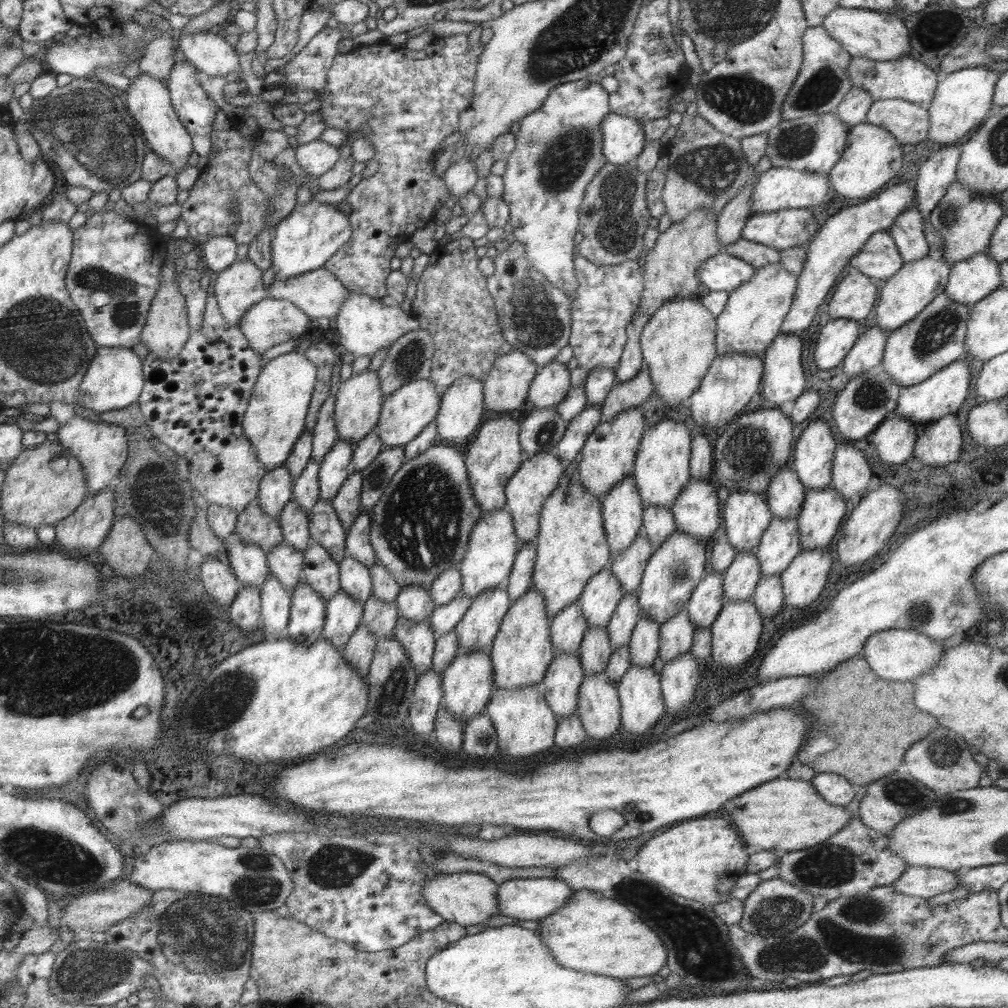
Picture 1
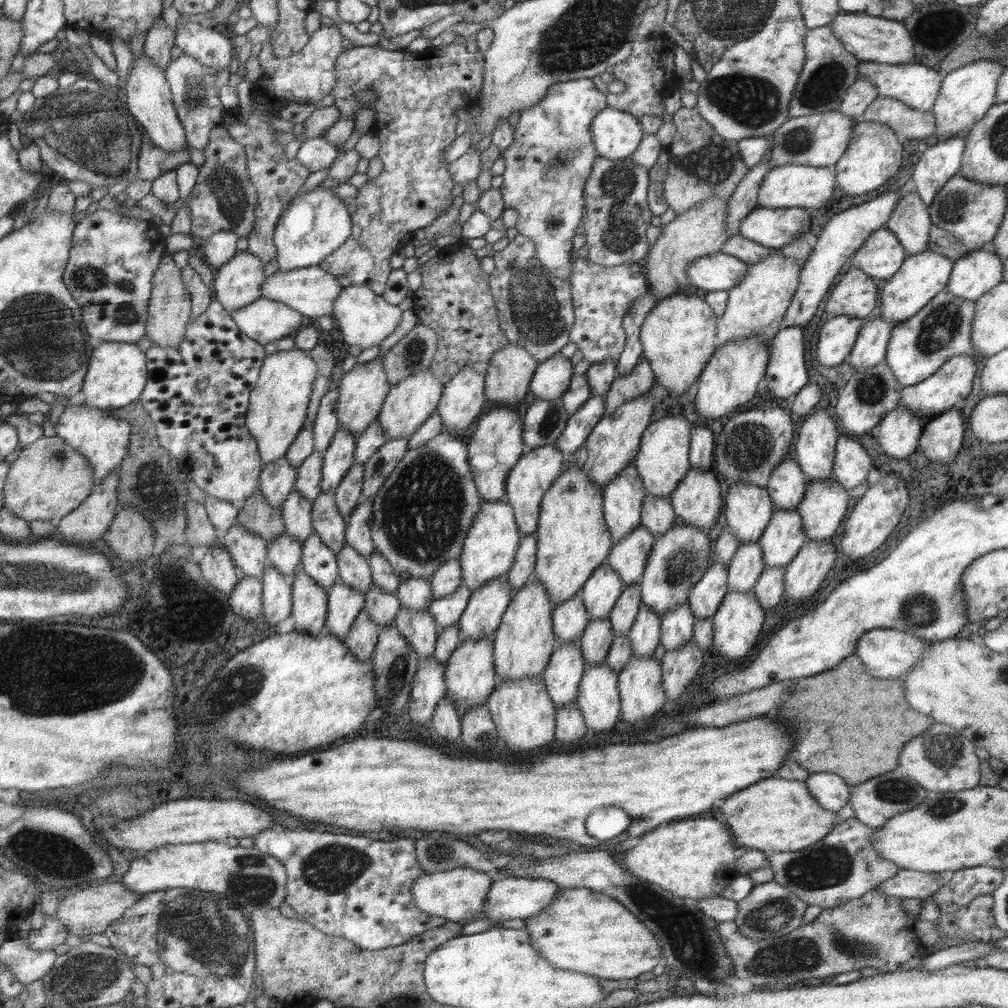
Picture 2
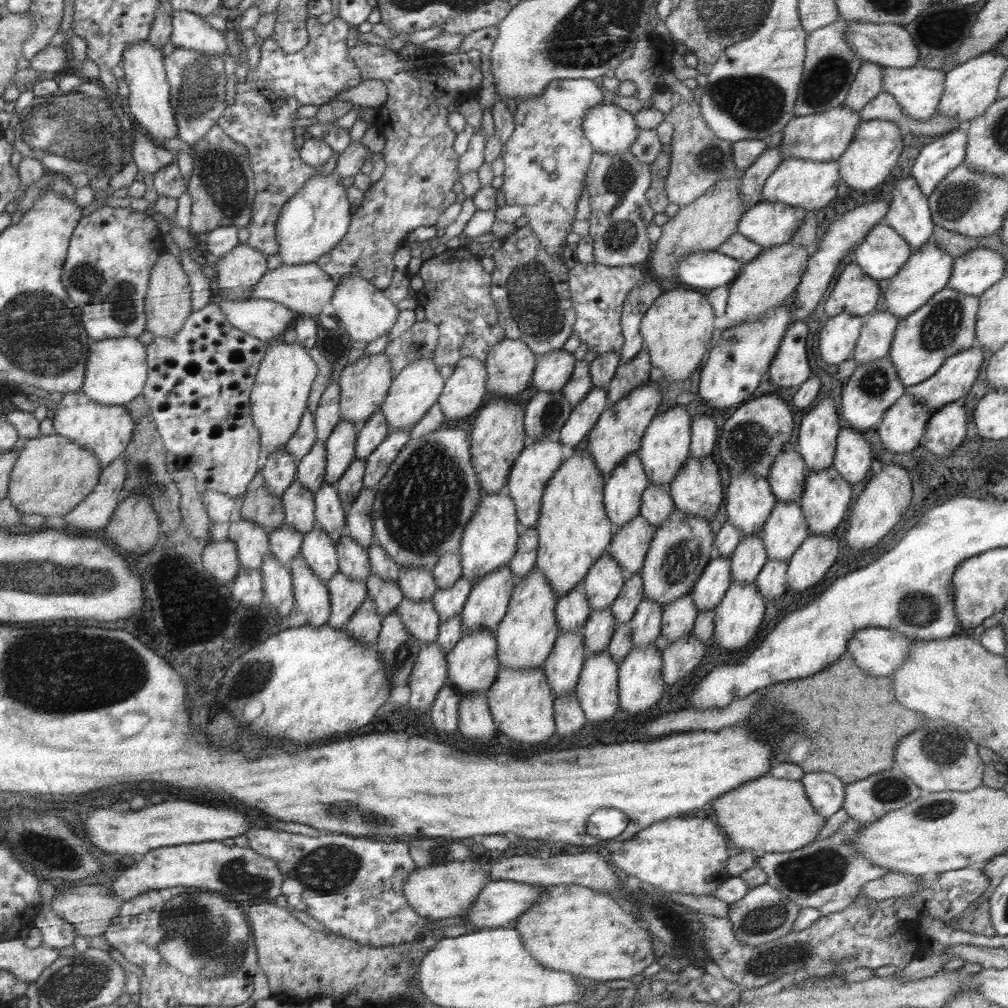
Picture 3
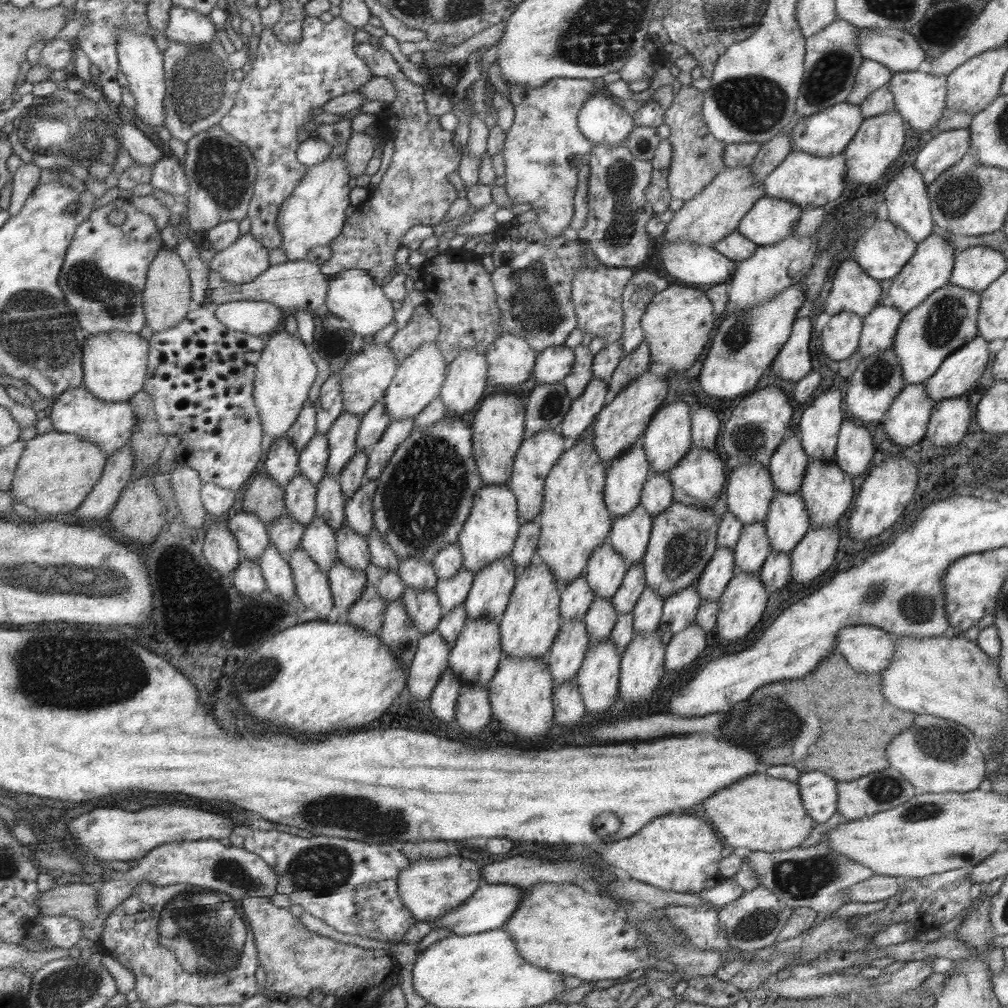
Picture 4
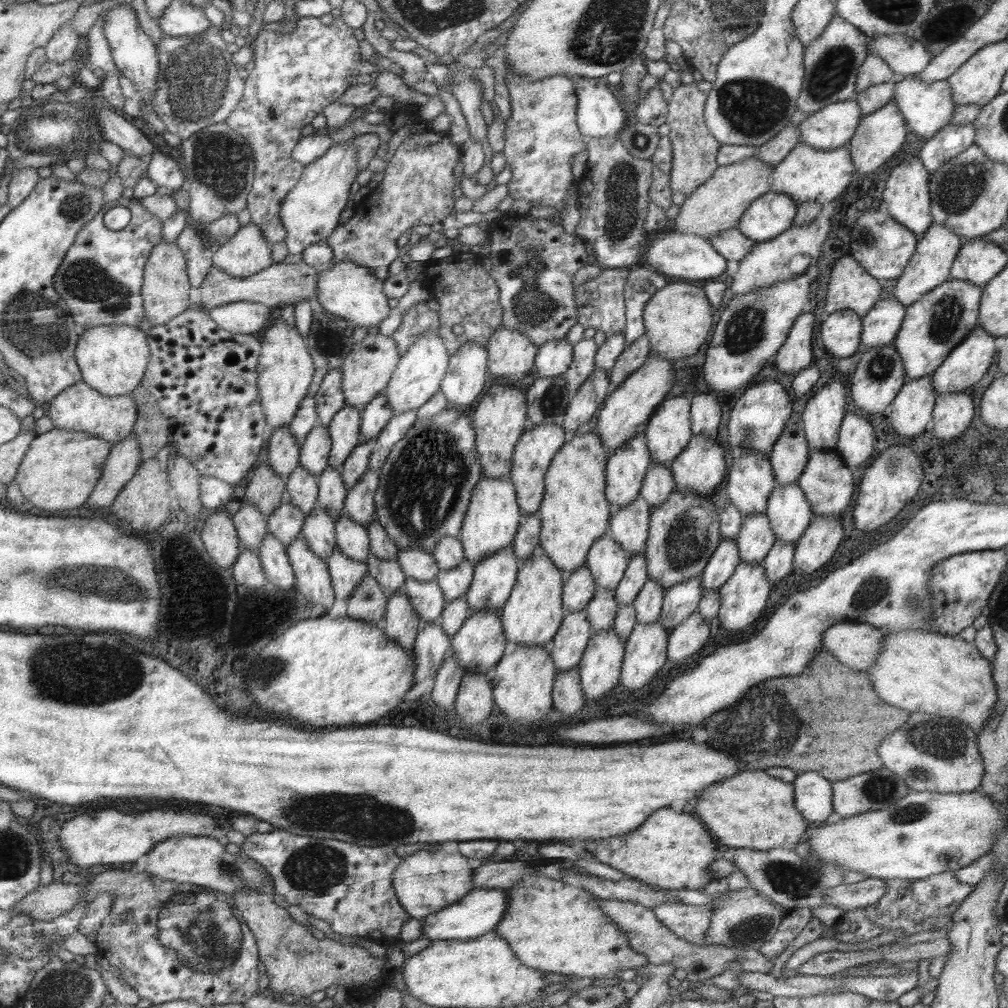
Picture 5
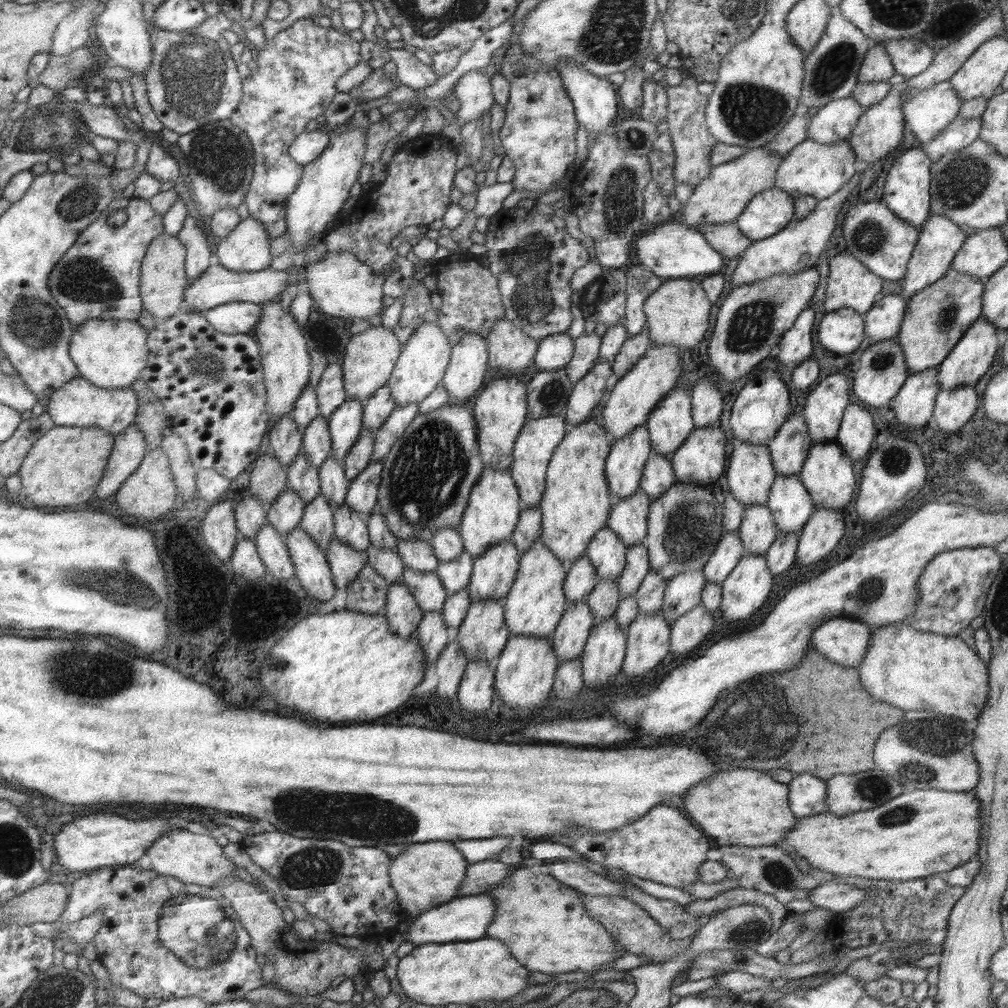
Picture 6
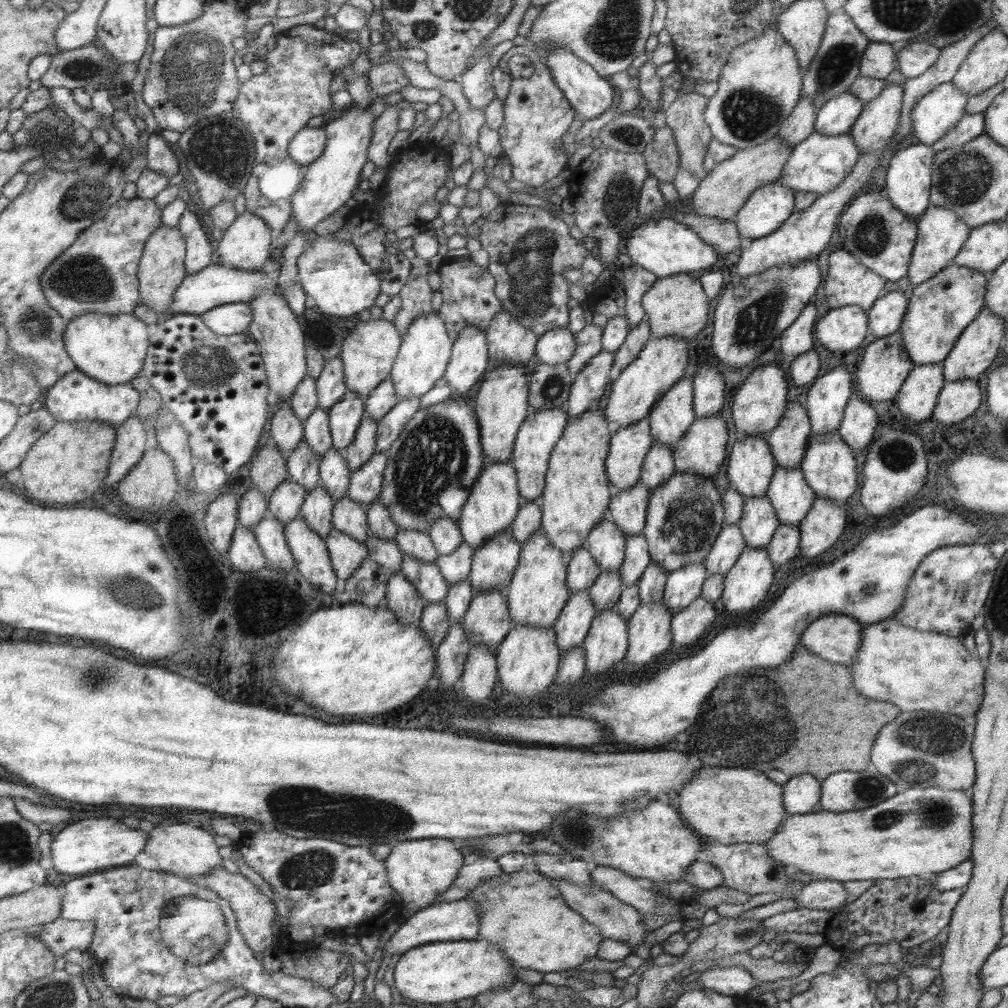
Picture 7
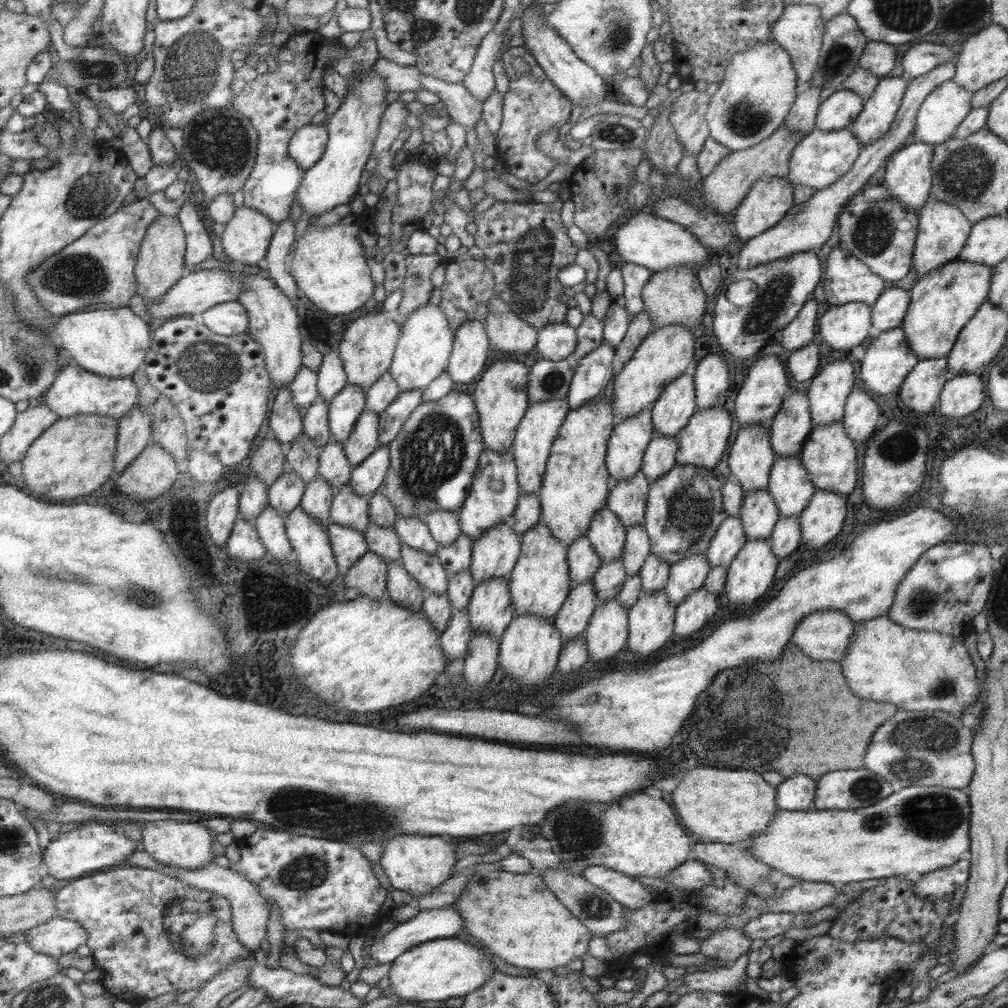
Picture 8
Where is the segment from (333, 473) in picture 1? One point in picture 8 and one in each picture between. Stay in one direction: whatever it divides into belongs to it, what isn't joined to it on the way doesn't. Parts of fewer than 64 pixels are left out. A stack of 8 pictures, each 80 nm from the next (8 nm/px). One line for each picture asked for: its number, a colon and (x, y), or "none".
2: (337, 458)
3: (340, 443)
4: (341, 436)
5: (343, 428)
6: (345, 422)
7: (344, 416)
8: (344, 407)

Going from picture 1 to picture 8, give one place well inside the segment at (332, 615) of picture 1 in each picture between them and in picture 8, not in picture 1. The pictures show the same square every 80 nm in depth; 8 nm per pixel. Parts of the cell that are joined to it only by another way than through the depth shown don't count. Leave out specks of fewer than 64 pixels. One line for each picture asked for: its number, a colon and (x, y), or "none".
2: (344, 602)
3: (345, 595)
4: (345, 584)
5: (344, 573)
6: (344, 562)
7: (345, 553)
8: (347, 545)

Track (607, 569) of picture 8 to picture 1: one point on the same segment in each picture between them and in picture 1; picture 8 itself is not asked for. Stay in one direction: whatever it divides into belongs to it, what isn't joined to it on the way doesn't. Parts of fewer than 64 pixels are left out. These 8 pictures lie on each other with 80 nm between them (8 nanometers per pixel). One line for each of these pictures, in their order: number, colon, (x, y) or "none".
1: (594, 651)
2: (596, 638)
3: (598, 628)
4: (601, 615)
5: (601, 609)
6: (603, 598)
7: (604, 592)

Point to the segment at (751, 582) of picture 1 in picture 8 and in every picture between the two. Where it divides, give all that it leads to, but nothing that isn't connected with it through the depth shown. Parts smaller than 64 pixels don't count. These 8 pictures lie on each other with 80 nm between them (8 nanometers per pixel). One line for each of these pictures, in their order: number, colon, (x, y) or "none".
2: (743, 569)
3: (749, 556)
4: (752, 547)
5: (754, 539)
6: (757, 530)
7: (758, 522)
8: (758, 514)

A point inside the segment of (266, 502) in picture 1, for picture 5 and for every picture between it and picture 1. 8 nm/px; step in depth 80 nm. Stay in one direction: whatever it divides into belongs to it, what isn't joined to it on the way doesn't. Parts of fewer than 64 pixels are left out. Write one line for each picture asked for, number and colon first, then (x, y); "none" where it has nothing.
2: (276, 478)
3: (279, 470)
4: (281, 464)
5: (283, 450)

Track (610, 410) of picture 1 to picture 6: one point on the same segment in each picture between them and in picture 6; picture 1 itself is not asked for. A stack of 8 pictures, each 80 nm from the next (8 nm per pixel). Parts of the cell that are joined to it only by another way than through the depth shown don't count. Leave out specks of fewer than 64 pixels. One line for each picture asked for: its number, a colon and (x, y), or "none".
2: (638, 380)
3: (629, 375)
4: (630, 365)
5: (633, 355)
6: (631, 350)

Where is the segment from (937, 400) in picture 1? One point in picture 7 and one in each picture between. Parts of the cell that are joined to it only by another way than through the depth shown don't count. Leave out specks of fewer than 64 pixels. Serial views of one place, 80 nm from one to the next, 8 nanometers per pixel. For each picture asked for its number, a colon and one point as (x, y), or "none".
2: (950, 383)
3: (954, 377)
4: (961, 368)
5: (968, 361)
6: (968, 360)
7: (976, 347)

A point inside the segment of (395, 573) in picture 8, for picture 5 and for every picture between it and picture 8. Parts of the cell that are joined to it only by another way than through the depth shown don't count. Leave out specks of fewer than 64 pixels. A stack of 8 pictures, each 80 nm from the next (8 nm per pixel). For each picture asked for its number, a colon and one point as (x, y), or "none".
5: (400, 623)
6: (402, 613)
7: (401, 597)

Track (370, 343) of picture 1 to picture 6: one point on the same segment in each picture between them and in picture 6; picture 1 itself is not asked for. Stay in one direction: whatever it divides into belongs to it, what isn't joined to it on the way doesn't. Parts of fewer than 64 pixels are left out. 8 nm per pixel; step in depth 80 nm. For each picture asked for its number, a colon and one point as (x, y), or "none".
2: (364, 318)
3: (364, 311)
4: (352, 295)
5: (349, 291)
6: (339, 284)

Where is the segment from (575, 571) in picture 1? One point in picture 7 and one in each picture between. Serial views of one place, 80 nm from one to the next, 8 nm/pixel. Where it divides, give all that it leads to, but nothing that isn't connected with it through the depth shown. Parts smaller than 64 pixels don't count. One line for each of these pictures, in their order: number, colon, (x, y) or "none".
2: (572, 540)
3: (573, 531)
4: (573, 519)
5: (574, 512)
6: (575, 503)
7: (576, 494)

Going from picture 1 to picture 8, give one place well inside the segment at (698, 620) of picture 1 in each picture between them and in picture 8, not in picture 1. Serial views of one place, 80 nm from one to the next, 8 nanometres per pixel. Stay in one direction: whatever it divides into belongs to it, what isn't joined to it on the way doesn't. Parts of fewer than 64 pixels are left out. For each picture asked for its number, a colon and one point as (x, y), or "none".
2: (704, 597)
3: (709, 588)
4: (720, 568)
5: (721, 564)
6: (729, 549)
7: (726, 548)
8: (726, 542)

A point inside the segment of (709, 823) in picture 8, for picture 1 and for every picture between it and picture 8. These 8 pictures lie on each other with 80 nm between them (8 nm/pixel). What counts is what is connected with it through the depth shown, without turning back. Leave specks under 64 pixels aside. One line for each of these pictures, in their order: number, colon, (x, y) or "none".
1: (790, 813)
2: (790, 820)
3: (768, 815)
4: (761, 813)
5: (751, 810)
6: (742, 807)
7: (731, 806)

